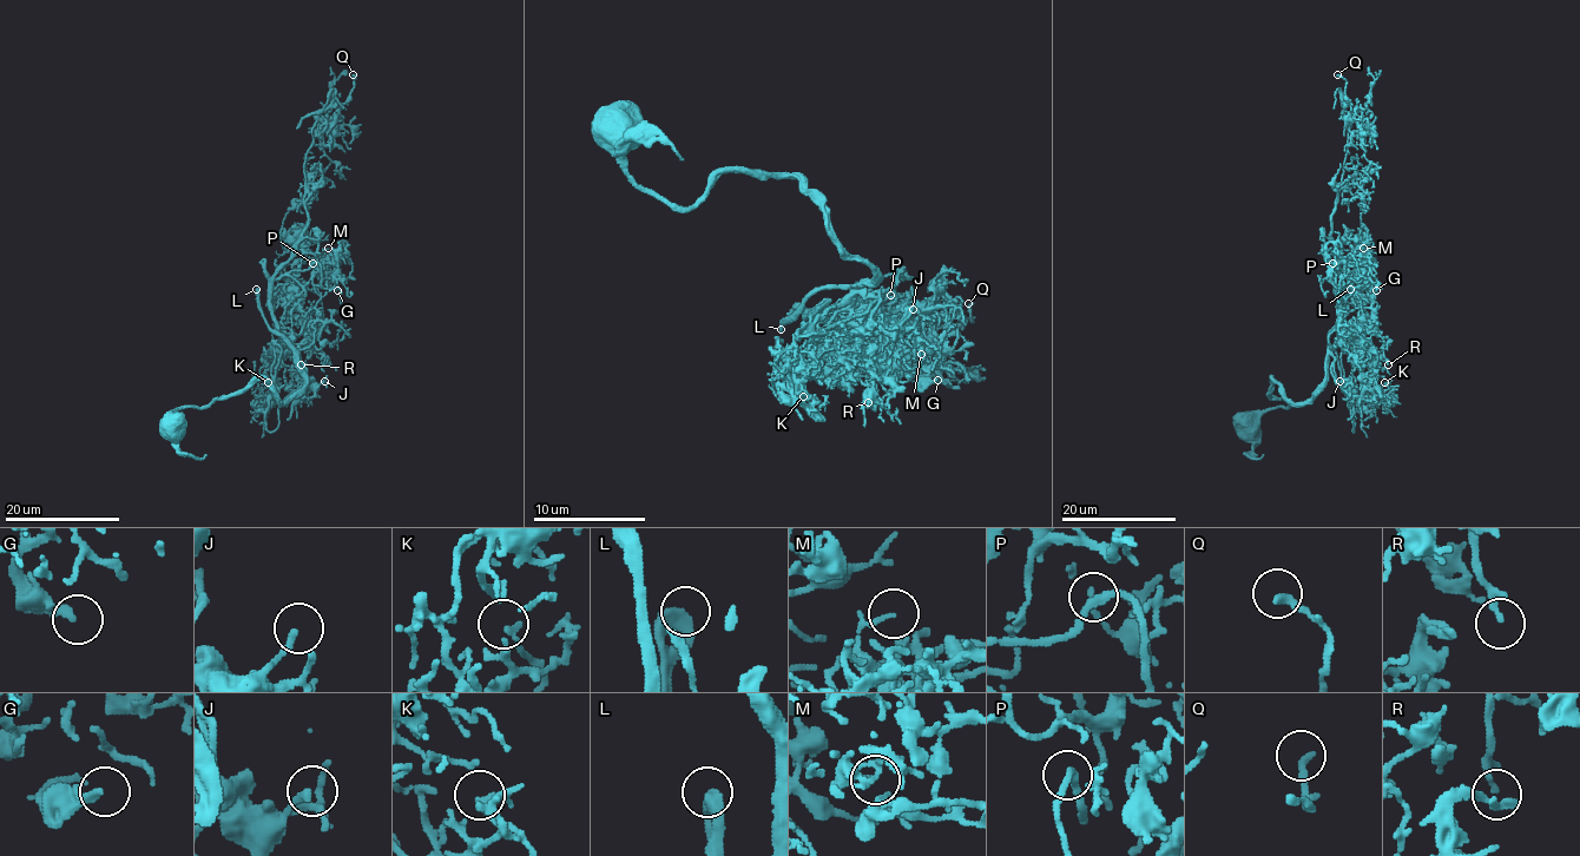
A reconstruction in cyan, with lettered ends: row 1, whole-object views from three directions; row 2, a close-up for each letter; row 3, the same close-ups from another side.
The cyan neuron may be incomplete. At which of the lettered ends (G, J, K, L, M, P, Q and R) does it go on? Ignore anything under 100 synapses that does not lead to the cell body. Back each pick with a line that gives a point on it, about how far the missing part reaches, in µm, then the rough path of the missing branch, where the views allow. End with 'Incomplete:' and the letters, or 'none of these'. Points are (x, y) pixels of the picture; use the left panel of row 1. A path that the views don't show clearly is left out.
Incomplete: none of these

